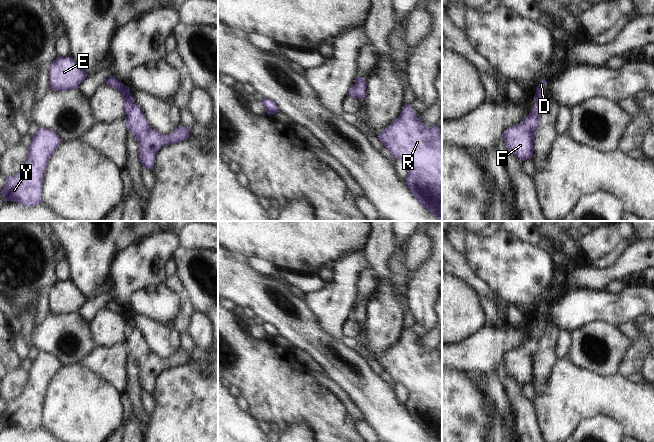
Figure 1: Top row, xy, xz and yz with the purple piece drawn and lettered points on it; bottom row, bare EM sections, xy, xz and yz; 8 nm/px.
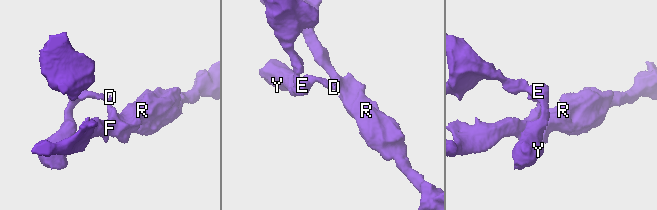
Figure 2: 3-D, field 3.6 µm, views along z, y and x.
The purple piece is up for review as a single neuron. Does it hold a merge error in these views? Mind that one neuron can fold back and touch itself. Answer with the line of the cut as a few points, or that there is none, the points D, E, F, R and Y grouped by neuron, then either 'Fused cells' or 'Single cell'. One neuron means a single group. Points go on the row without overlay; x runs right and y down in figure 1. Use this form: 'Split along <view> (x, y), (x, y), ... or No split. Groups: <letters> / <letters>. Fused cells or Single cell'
Split along xy (133, 328), (126, 339). Groups: D E Y / F R. Fused cells

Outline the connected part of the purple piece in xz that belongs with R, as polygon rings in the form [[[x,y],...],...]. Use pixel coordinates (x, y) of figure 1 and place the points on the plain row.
[[[404,329],[400,340],[377,361],[395,383],[407,390],[404,406],[414,422],[427,435],[442,442],[442,358],[438,350],[426,351],[412,331]]]

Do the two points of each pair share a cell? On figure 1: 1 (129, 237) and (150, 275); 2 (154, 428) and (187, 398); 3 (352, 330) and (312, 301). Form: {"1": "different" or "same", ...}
{"1": "different", "2": "same", "3": "different"}

